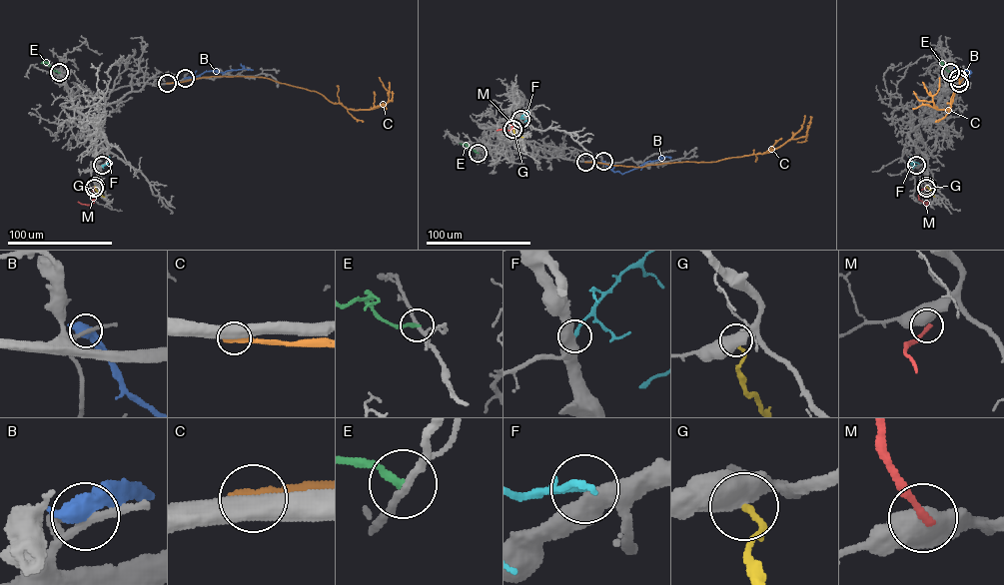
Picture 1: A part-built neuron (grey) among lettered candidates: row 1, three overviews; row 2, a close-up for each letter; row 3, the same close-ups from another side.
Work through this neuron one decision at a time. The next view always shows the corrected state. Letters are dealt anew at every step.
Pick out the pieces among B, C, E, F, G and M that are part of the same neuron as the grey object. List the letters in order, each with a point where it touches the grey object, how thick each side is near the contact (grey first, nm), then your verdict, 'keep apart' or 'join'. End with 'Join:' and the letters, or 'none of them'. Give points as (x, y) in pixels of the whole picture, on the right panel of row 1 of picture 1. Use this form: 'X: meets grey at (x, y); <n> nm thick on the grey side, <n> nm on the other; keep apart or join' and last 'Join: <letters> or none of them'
B: meets grey at (958, 78); 190 nm thick on the grey side, 700 nm on the other; keep apart
C: meets grey at (959, 83); 550 nm thick on the grey side, 400 nm on the other; keep apart
E: meets grey at (950, 72); 180 nm thick on the grey side, 240 nm on the other; keep apart
F: meets grey at (916, 165); 480 nm thick on the grey side, 190 nm on the other; keep apart
G: meets grey at (926, 186); 550 nm thick on the grey side, 190 nm on the other; keep apart
M: meets grey at (926, 188); 750 nm thick on the grey side, 200 nm on the other; keep apart
Join: none of them

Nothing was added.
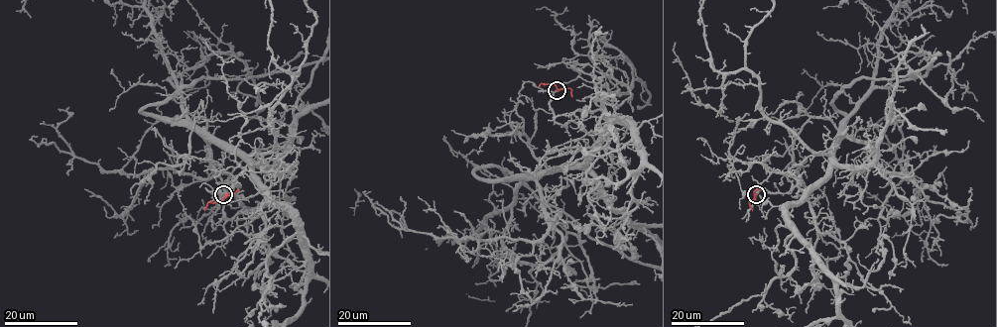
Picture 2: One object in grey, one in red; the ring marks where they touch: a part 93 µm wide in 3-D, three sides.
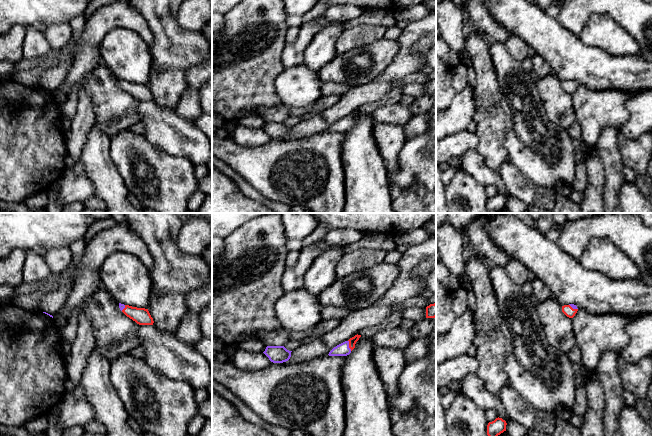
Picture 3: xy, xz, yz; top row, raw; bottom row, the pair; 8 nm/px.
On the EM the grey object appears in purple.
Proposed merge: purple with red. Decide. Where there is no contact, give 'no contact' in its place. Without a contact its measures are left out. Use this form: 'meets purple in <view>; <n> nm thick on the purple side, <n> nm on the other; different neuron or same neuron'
meets purple in xz; 100 nm thick on the purple side, 60 nm on the other; same neuron

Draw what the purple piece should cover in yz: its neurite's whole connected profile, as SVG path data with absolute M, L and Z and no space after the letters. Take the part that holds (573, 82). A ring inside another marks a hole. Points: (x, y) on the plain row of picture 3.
M574 80L562 82L562 88L569 94L573 94L577 89L577 87L578 87L578 84Z

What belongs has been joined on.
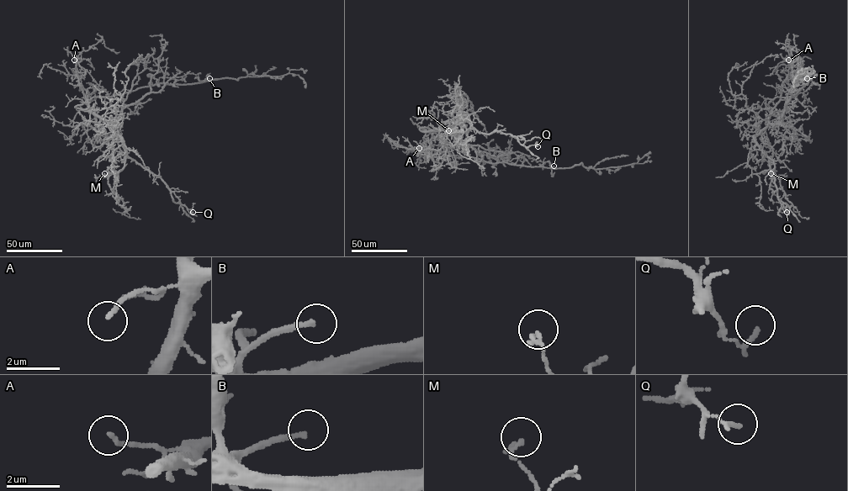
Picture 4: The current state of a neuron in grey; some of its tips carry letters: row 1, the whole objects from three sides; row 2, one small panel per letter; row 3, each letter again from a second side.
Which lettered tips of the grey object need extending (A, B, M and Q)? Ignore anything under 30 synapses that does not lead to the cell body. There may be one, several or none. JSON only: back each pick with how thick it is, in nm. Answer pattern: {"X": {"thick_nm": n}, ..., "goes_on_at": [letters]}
{"B": {"thick_nm": 190}, "goes_on_at": ["B"]}

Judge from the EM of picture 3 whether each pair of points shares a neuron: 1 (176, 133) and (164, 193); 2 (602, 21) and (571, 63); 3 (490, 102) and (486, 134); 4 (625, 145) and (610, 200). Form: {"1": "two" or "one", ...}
{"1": "two", "2": "two", "3": "one", "4": "two"}

